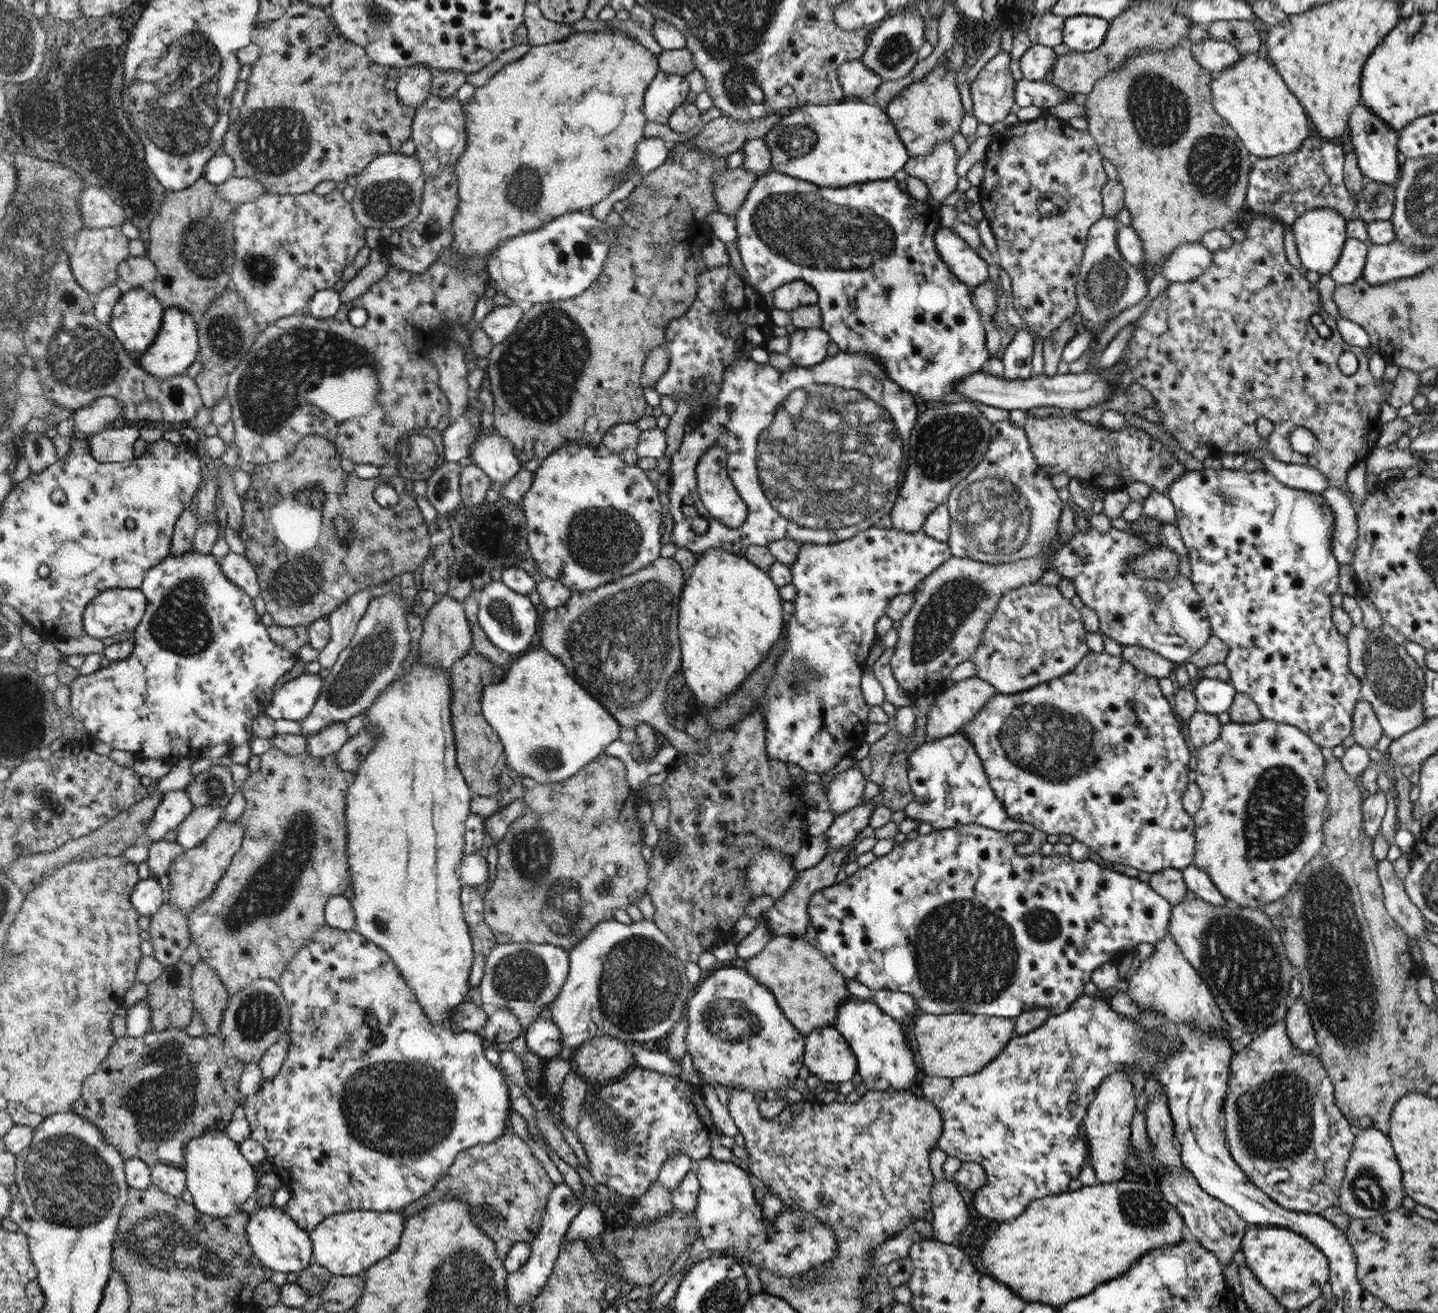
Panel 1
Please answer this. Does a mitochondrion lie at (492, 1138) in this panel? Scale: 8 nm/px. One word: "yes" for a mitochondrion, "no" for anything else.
no

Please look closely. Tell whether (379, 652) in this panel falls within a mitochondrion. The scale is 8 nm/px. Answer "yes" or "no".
yes

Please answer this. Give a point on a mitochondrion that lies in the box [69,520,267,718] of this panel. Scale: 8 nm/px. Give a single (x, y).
(182, 625)

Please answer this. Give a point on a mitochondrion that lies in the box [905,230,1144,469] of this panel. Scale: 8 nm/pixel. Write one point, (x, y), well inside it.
(1105, 278)

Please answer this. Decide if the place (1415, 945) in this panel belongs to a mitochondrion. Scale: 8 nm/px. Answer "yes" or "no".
no

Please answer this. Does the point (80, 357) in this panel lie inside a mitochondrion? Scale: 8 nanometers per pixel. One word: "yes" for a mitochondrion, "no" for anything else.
yes

